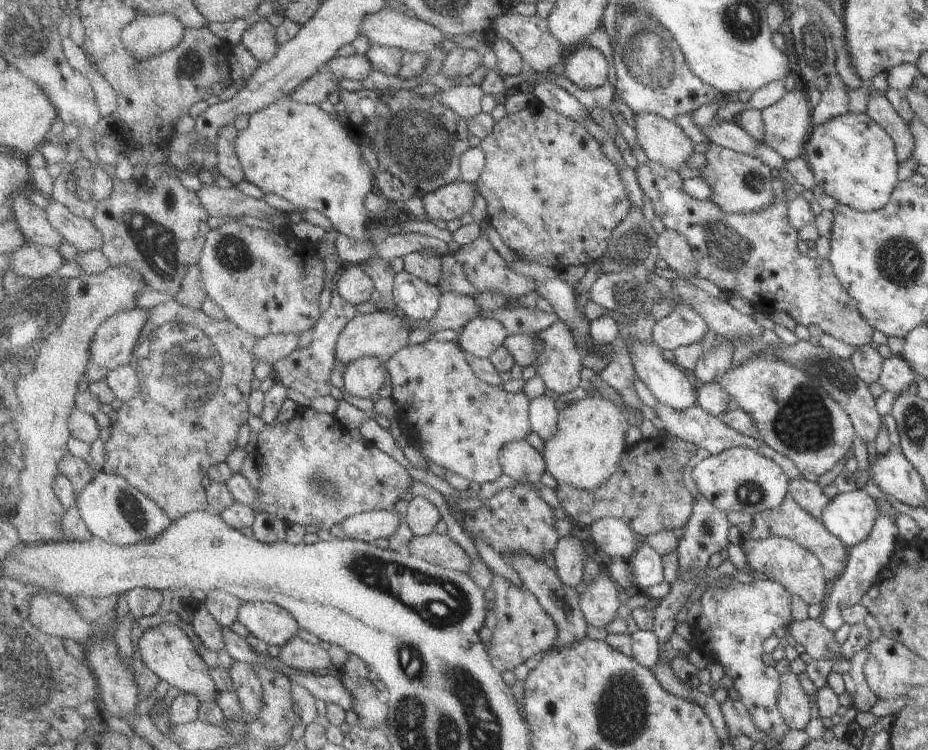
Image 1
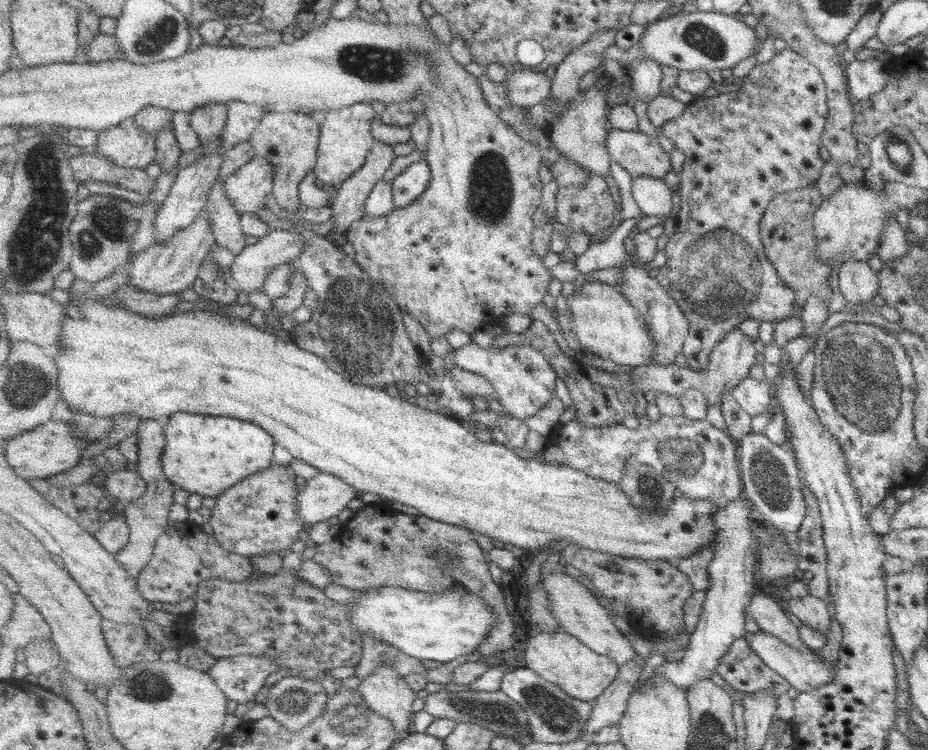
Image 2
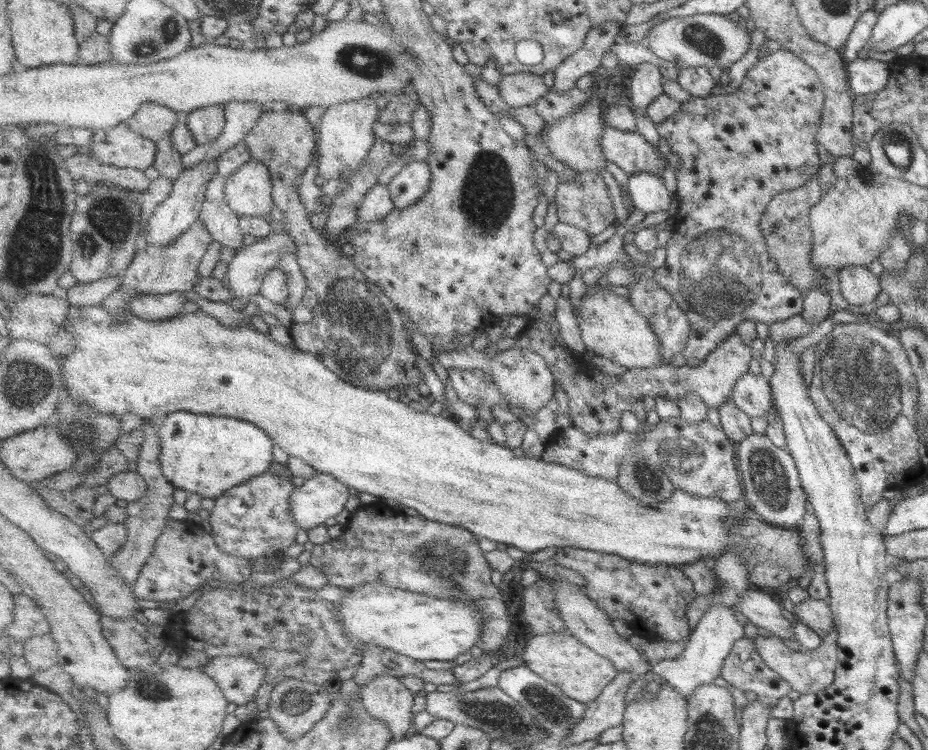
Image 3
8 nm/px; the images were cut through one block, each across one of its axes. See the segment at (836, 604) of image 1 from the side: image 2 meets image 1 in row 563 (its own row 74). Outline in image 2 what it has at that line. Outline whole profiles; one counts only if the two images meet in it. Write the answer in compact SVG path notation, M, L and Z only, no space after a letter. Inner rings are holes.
M876 58L856 59L846 64L845 74L849 94L854 102L867 100L869 96L881 92L886 87L889 76L884 62Z

